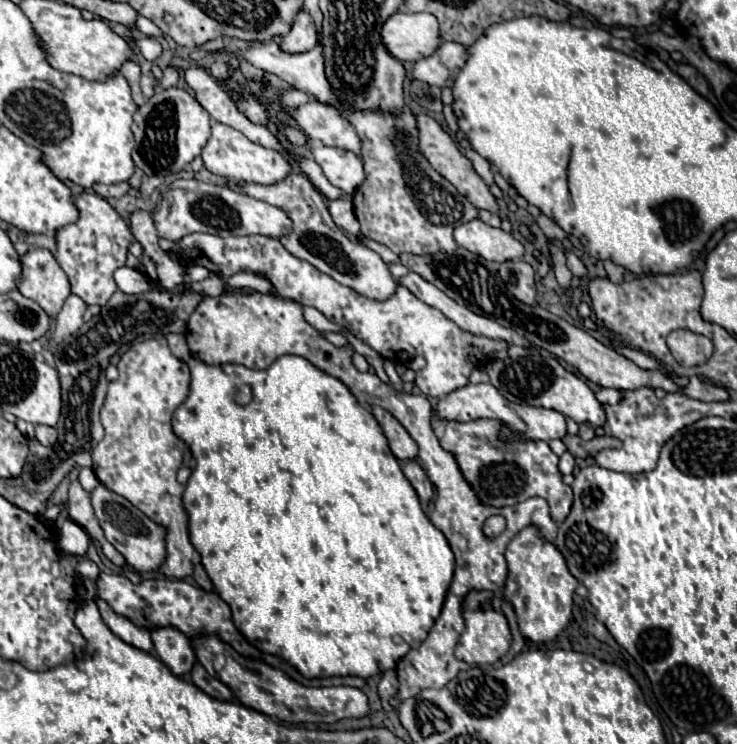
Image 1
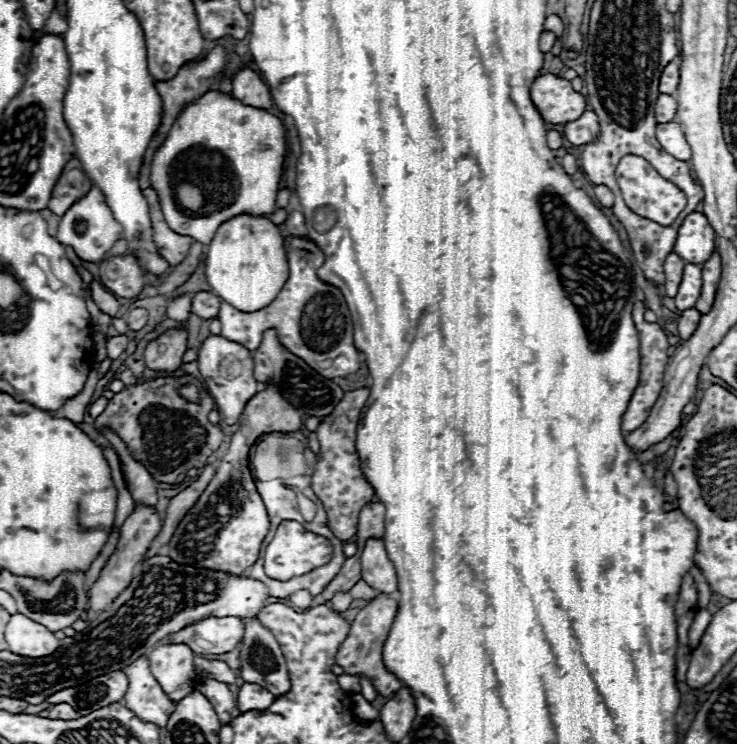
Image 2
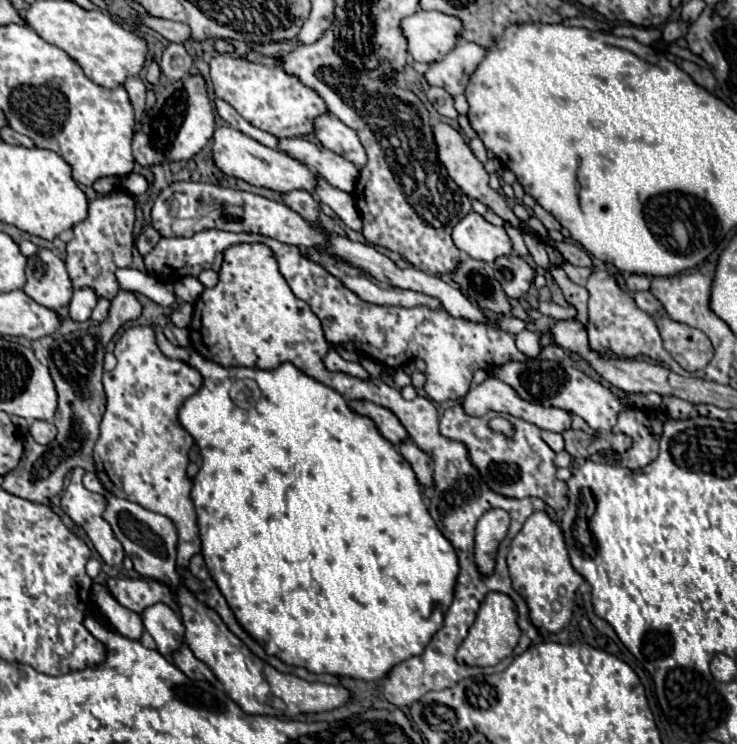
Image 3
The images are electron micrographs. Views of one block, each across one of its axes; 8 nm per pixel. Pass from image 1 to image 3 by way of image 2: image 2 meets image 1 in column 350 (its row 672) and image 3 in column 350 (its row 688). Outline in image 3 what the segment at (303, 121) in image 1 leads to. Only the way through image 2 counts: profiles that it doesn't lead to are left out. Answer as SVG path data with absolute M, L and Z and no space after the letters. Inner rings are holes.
M318 116L314 136L332 152L352 162L358 170L366 166L366 152L358 140L358 134L348 128L336 116Z

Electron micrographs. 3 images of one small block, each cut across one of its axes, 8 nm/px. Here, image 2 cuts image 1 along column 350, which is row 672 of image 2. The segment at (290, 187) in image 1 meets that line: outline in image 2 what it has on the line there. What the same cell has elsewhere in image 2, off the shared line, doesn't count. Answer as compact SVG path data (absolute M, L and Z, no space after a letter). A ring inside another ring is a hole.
M258 620L246 624L240 656L240 678L244 682L268 688L274 696L282 696L290 690L288 666L280 644L264 626L260 626Z

